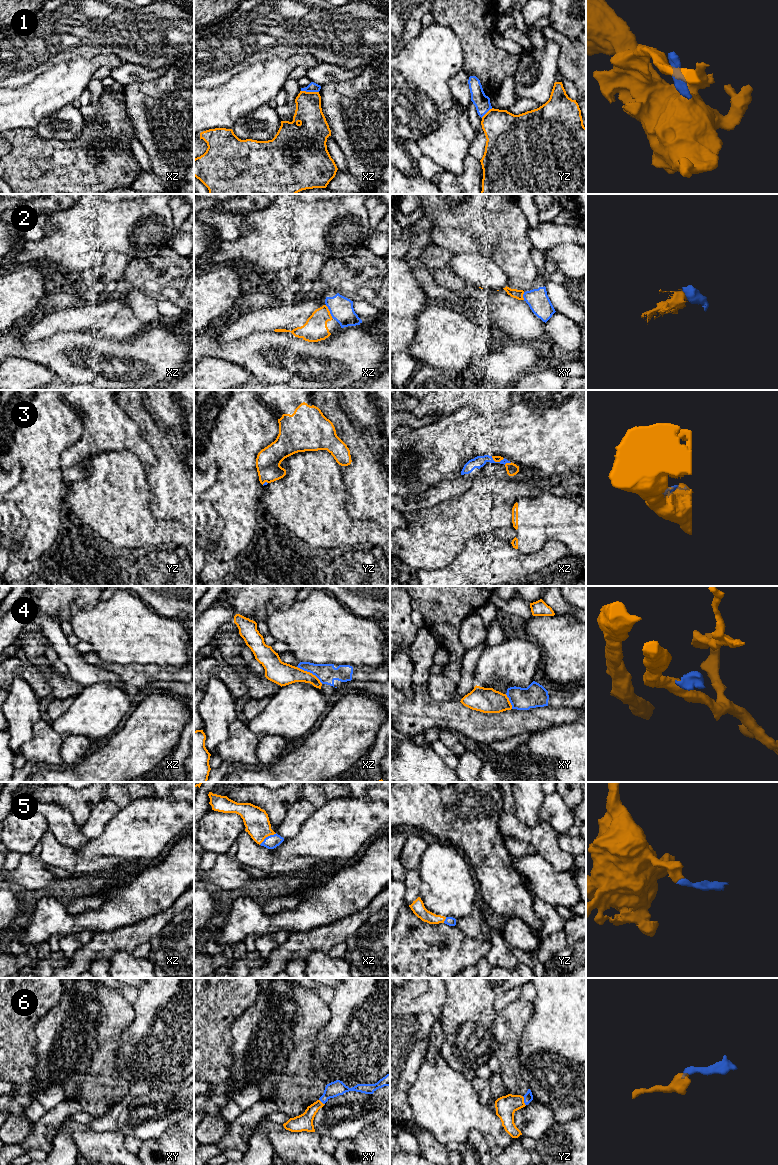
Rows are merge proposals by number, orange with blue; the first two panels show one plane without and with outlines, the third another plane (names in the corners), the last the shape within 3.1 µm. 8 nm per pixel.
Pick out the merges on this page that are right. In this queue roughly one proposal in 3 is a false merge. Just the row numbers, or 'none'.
3, 5, 6

